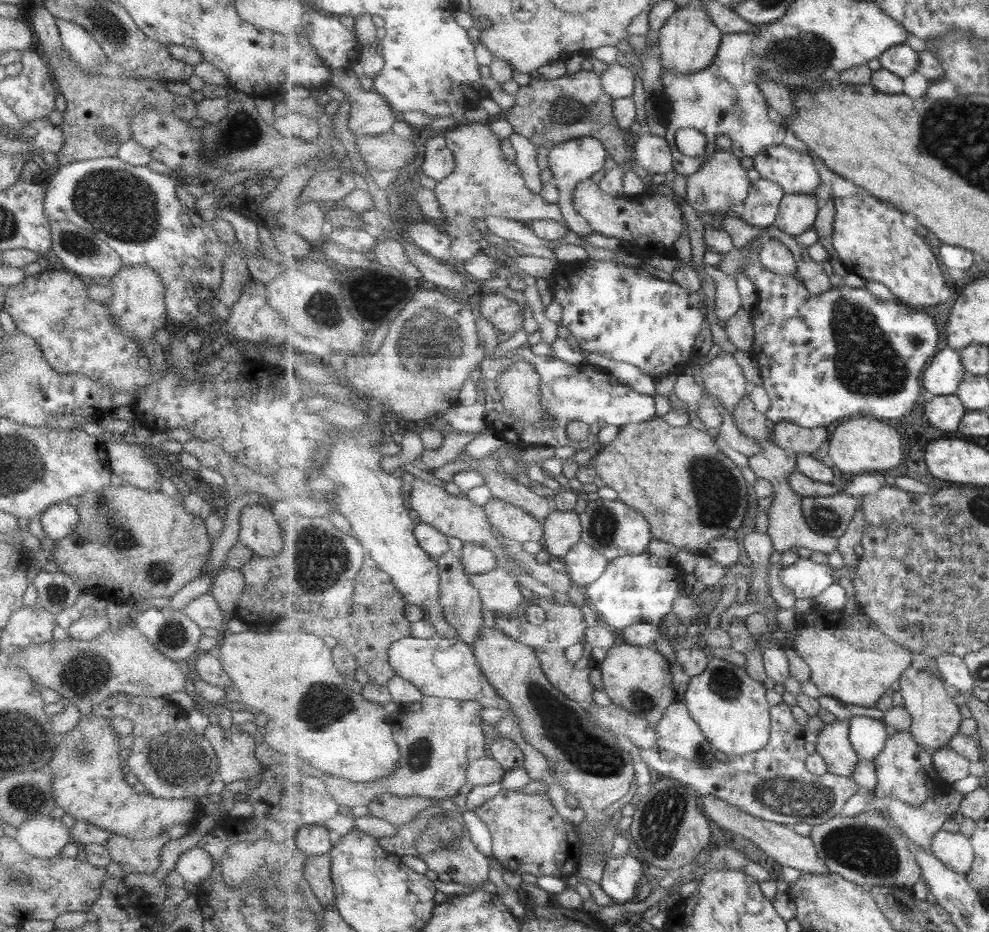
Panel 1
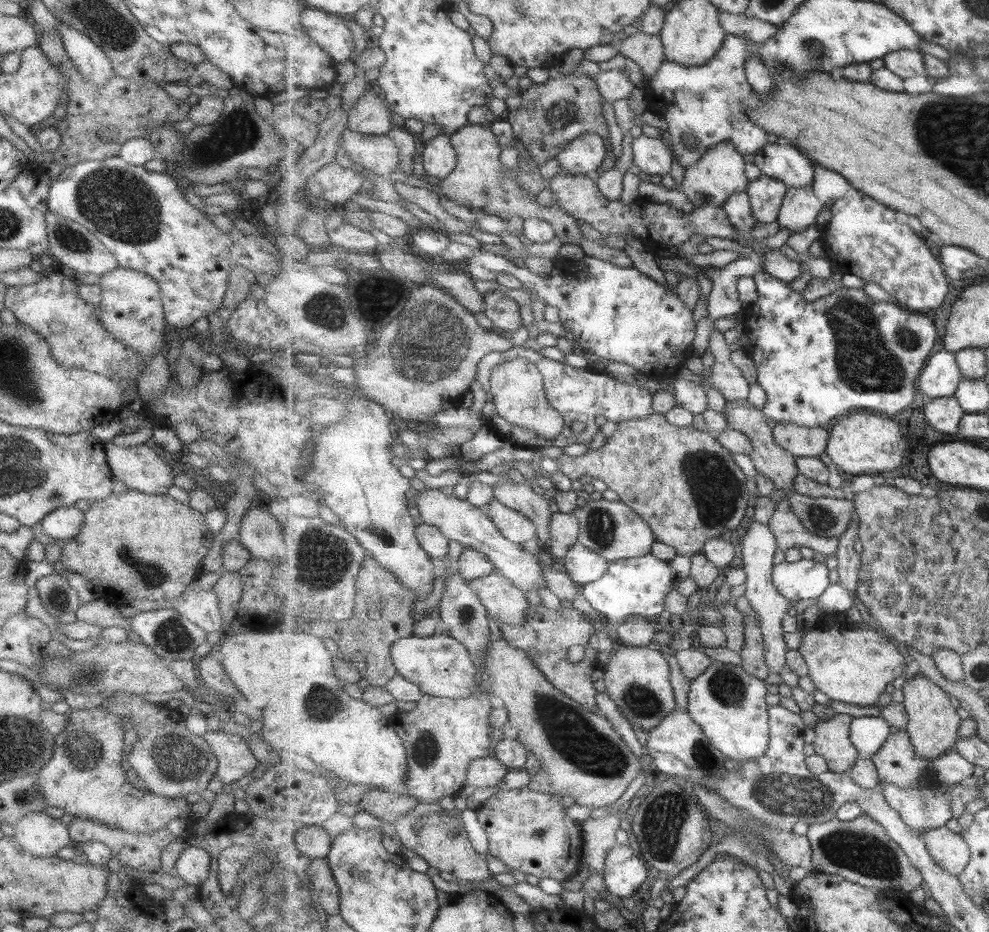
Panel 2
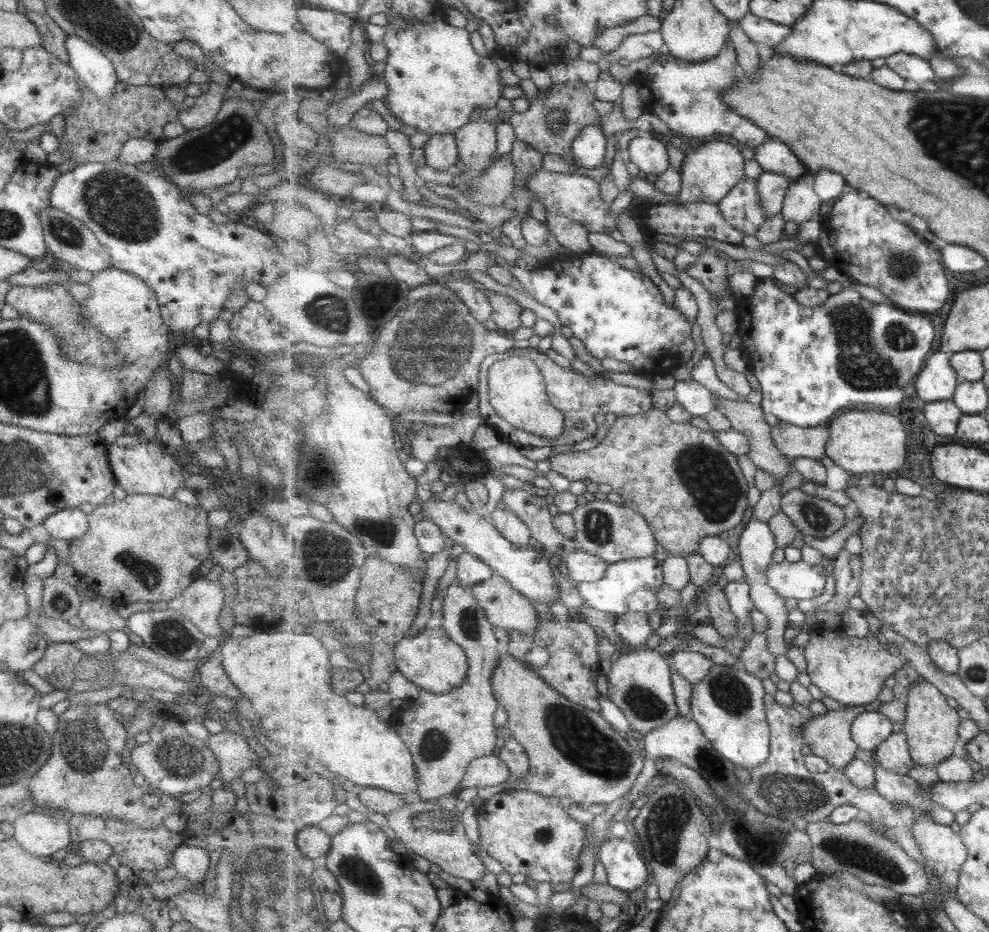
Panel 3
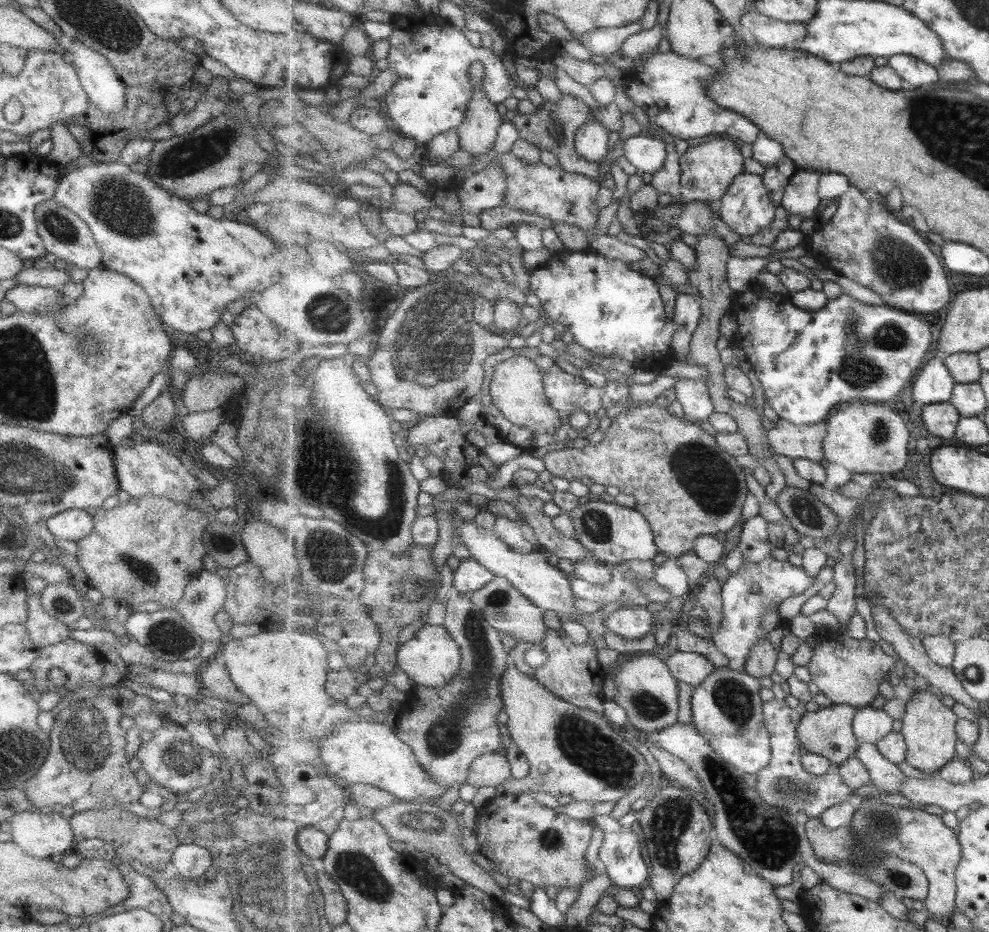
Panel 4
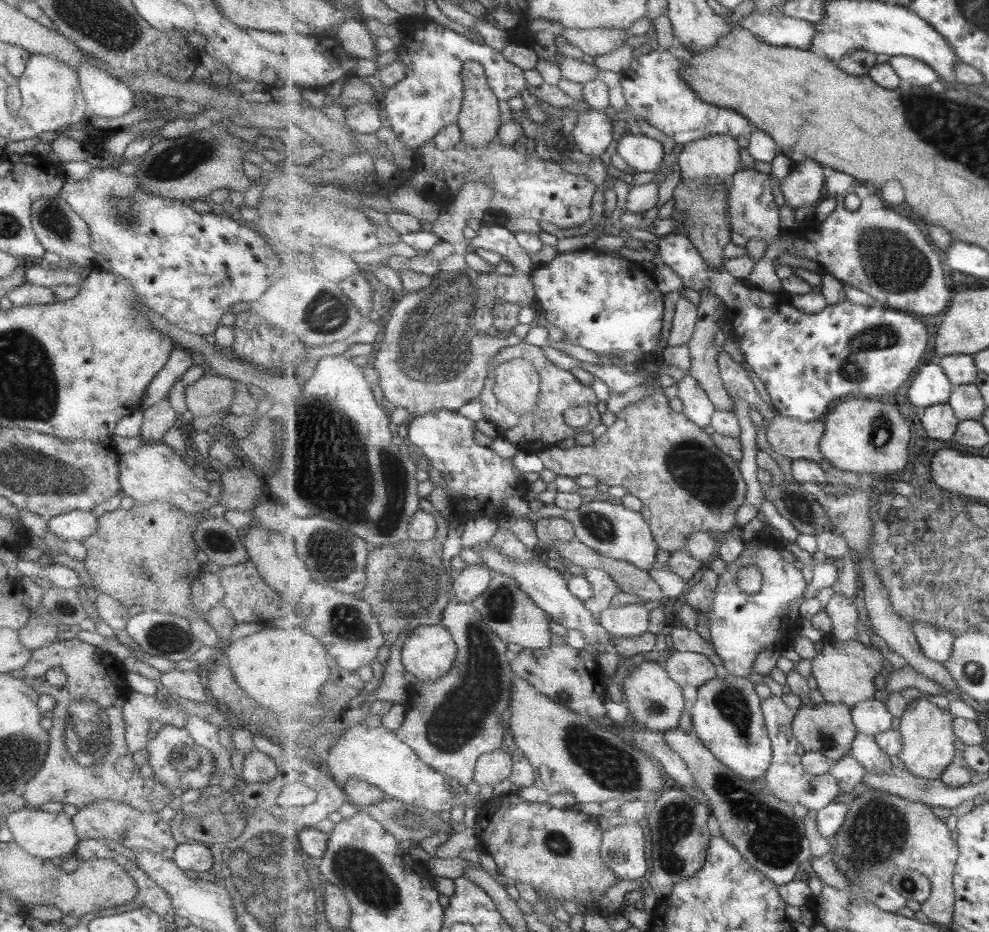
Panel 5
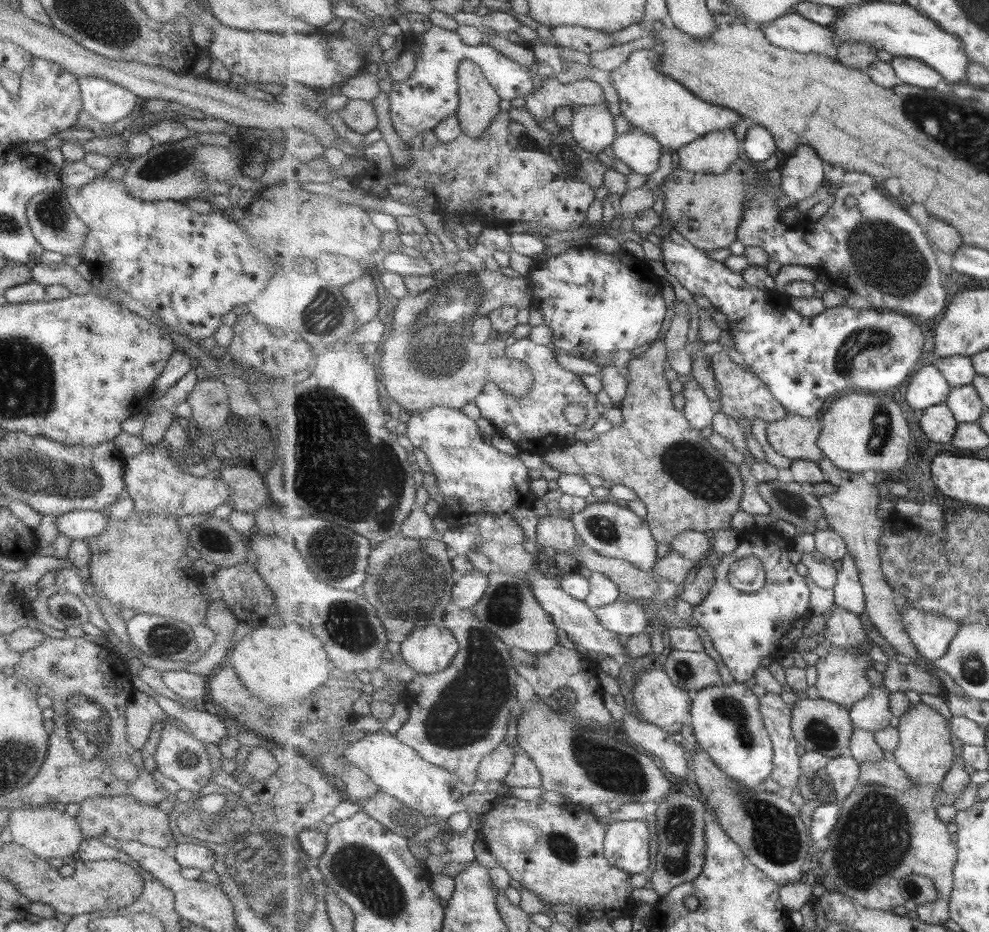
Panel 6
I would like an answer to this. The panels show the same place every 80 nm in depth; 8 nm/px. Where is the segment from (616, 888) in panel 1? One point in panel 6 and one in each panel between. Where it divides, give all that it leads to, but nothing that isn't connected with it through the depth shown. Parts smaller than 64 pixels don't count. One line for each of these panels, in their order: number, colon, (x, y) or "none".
2: (625, 871)
3: (626, 869)
4: (620, 854)
5: (623, 849)
6: (626, 845)

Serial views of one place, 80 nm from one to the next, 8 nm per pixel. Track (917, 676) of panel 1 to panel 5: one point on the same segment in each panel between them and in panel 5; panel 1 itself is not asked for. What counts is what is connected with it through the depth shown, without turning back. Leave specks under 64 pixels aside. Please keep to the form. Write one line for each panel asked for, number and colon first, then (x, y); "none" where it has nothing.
2: (934, 725)
3: (933, 728)
4: (929, 726)
5: (929, 738)

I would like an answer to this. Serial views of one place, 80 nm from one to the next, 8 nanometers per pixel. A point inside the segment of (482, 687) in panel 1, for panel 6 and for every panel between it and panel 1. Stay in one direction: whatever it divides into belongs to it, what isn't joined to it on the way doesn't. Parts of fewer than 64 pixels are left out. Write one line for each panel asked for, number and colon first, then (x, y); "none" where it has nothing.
2: (441, 666)
3: (430, 659)
4: (432, 658)
5: (429, 653)
6: (428, 650)

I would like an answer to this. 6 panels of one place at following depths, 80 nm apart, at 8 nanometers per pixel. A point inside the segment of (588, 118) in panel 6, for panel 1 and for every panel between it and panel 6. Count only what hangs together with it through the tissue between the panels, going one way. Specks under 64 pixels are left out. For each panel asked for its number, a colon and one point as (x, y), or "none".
1: (574, 161)
2: (586, 154)
3: (589, 149)
4: (592, 141)
5: (594, 133)

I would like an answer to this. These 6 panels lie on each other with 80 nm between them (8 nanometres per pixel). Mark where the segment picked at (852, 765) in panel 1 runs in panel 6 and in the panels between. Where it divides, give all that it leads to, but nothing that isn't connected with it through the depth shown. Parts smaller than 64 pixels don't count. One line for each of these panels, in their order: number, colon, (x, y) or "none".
2: (833, 742)
3: (829, 736)
4: (829, 732)
5: (828, 728)
6: (820, 725)

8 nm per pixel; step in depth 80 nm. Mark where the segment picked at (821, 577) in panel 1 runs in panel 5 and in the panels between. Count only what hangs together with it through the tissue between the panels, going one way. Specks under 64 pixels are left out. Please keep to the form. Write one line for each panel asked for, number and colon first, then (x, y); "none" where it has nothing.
2: (806, 578)
3: (800, 579)
4: (741, 629)
5: (741, 625)

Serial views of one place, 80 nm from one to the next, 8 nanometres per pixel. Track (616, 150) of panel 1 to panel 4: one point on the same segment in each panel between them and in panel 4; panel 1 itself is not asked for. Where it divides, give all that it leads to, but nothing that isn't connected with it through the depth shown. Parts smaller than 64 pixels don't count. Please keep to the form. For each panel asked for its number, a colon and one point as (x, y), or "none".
2: (553, 114)
3: (556, 117)
4: (553, 127)

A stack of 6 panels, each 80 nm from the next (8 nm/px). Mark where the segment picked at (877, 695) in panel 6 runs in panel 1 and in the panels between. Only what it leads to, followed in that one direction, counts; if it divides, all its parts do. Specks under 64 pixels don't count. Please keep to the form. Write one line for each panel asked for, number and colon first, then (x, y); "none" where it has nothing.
1: (869, 736)
2: (869, 733)
3: (871, 729)
4: (870, 725)
5: (872, 717)

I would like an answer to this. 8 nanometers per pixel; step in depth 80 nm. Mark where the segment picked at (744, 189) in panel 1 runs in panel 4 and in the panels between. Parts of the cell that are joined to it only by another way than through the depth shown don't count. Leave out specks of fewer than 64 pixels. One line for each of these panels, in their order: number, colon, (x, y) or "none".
2: (719, 175)
3: (709, 174)
4: (709, 169)

